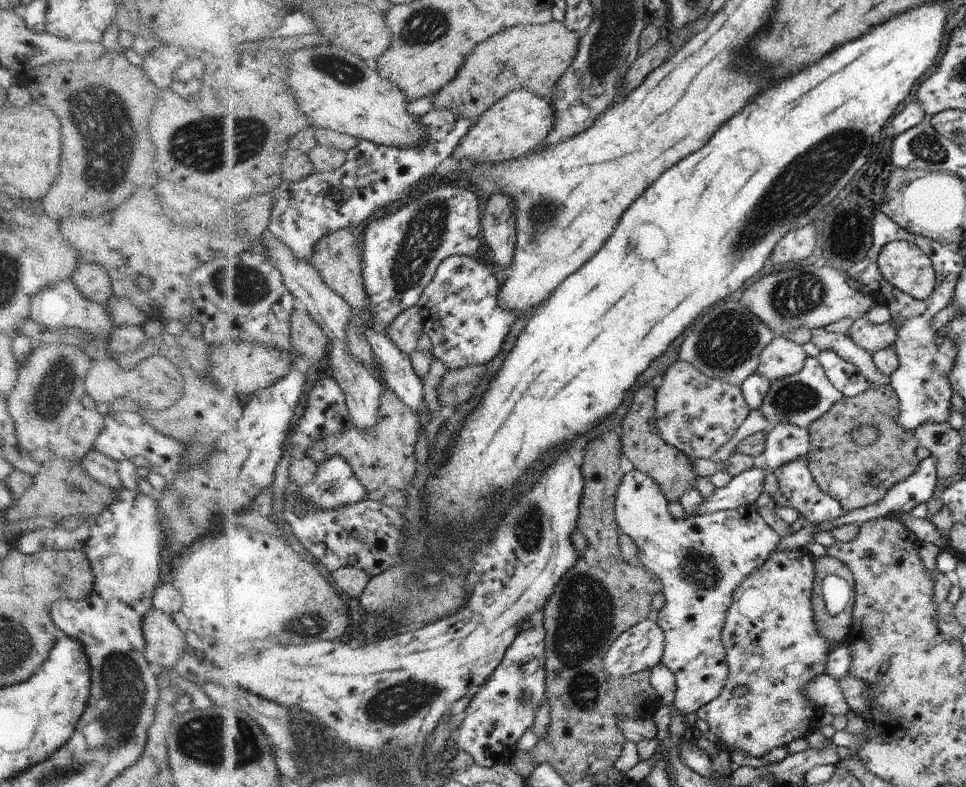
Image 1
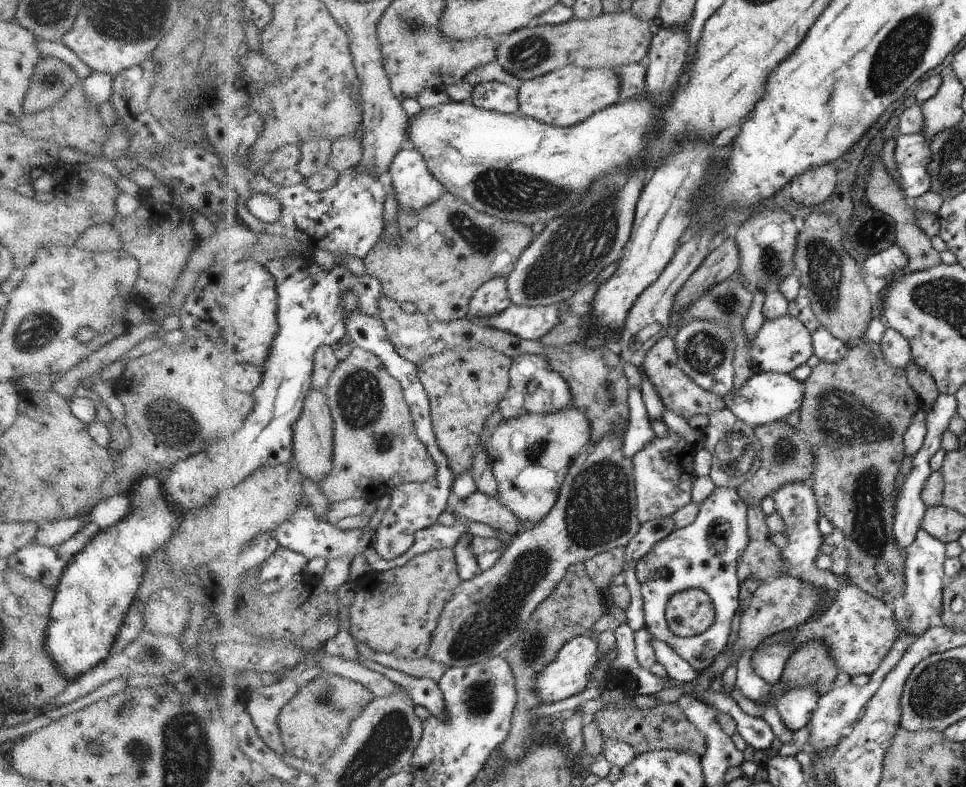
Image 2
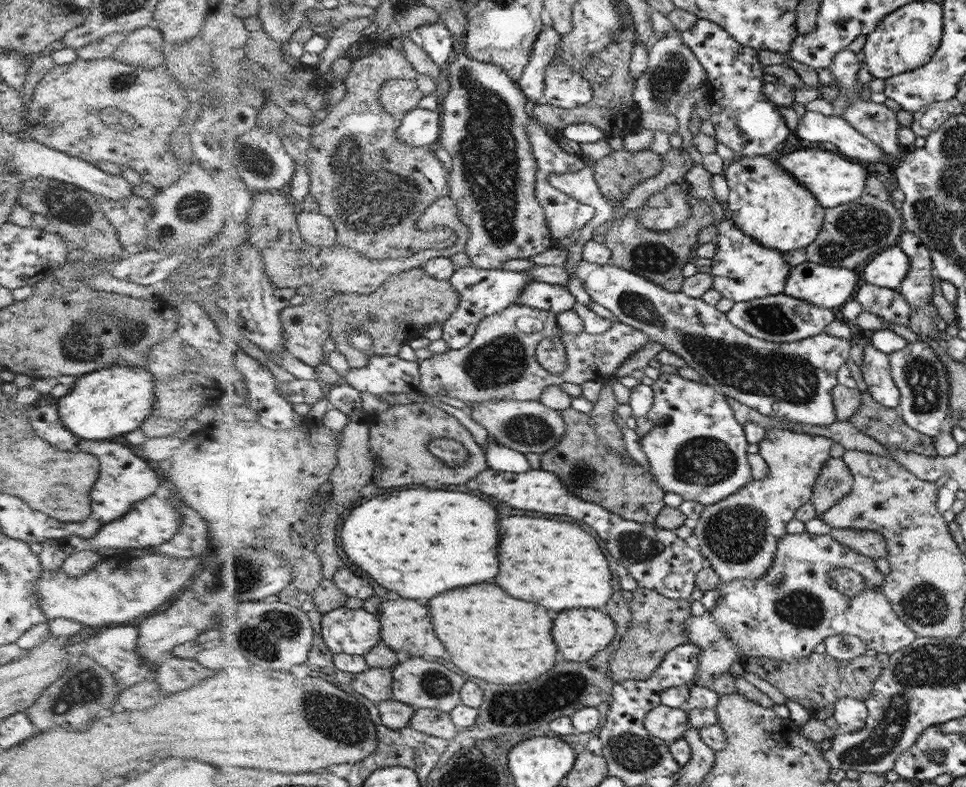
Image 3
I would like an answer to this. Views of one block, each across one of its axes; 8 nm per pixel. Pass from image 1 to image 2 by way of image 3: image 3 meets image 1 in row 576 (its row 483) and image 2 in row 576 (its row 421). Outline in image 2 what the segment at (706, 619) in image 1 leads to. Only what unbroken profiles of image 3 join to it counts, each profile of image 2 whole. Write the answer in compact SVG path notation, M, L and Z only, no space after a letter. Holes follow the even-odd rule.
M715 487L702 502L692 524L674 529L664 540L657 542L644 556L650 580L641 584L644 627L660 642L676 651L696 672L701 673L715 662L720 650L728 644L732 618L738 608L738 562L748 548L747 503L736 489ZM700 589L706 592L718 613L717 625L690 638L676 636L666 620L668 600L684 590Z

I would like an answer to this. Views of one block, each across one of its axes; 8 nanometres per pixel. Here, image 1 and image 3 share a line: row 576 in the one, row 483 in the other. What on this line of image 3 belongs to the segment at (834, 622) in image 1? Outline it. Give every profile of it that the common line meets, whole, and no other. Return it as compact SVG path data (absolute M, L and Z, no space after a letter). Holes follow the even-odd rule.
M830 457L826 460L812 487L810 500L818 516L826 512L829 508L832 508L832 506L851 491L852 481L852 473L842 458ZM830 478L838 480L840 486L838 488L828 488L826 482Z

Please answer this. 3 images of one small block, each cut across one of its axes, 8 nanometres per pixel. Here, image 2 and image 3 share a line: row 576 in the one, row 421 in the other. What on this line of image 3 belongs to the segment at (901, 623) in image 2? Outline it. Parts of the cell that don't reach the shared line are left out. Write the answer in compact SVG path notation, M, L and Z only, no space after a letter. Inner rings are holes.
M909 342L906 348L889 354L892 380L900 391L897 410L909 427L928 436L940 434L940 426L948 416L948 390L950 379L945 364L939 354L923 342Z

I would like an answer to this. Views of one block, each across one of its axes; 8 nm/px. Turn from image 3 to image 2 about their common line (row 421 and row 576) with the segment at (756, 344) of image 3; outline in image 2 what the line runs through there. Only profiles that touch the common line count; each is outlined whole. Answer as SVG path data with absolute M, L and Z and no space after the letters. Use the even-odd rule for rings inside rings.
M810 481L790 482L784 484L774 492L773 499L775 502L775 512L778 512L784 520L784 534L788 538L788 545L782 550L782 558L784 558L784 566L786 572L784 575L798 578L806 584L812 584L816 588L822 588L832 600L835 600L838 588L840 588L839 577L832 571L820 570L816 566L816 558L820 554L820 546L822 546L822 534L818 530L818 512L816 508L816 495Z

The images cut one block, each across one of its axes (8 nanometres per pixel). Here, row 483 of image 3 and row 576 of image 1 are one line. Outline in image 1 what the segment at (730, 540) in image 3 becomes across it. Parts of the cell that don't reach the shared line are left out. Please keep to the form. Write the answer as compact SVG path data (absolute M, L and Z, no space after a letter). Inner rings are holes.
M776 550L735 590L722 632L730 665L727 686L718 698L701 707L694 717L707 721L709 730L718 736L722 747L728 751L744 750L750 756L762 756L776 746L787 746L802 734L806 737L817 728L816 720L821 712L802 694L812 678L826 673L826 660L834 653L830 650L830 642L820 638L814 622L811 600L815 570L815 559L807 550ZM736 686L746 686L746 692L734 696Z

